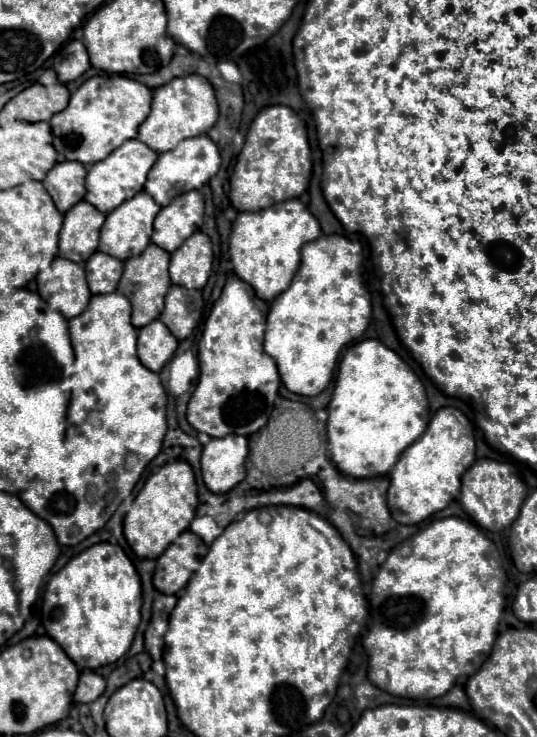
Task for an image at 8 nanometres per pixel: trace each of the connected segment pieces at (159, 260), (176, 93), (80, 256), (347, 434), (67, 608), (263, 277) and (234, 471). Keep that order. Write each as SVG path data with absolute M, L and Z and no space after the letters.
M148 244L148 248L140 256L128 258L124 262L124 274L120 278L118 292L124 294L132 302L132 324L136 328L142 328L148 322L156 320L164 310L164 296L170 288L168 262L170 262L170 254L162 248L158 248L156 244Z
M196 74L174 78L172 82L154 90L152 112L142 122L138 130L138 140L150 146L154 152L168 152L174 150L182 140L206 134L218 120L218 102L214 86Z
M86 200L72 206L72 210L64 214L58 256L84 266L84 262L98 250L98 238L104 220L106 216Z
M362 340L346 350L326 410L332 462L352 478L388 476L400 454L420 438L430 420L424 384L396 352L378 340Z
M100 542L74 556L46 584L42 624L80 670L96 670L116 662L130 650L140 624L140 576L120 546Z
M286 200L260 212L240 212L230 234L230 262L236 276L248 282L260 300L272 302L290 286L300 266L302 244L318 236L320 224L300 200Z
M238 434L212 438L202 452L202 480L214 494L228 492L246 474L248 440Z

